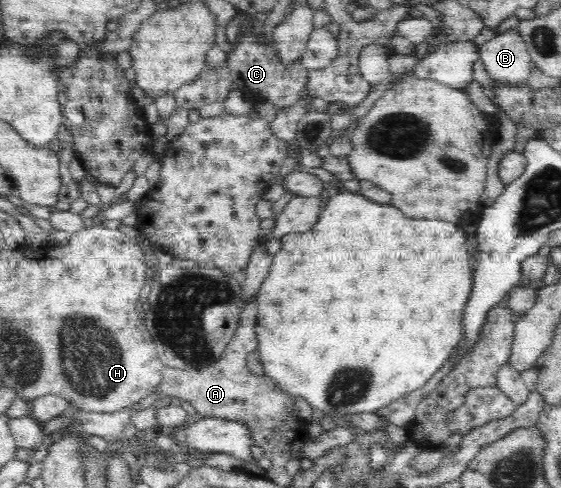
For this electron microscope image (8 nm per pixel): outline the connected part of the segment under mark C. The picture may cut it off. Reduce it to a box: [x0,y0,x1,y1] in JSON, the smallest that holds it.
[173,33,319,112]

